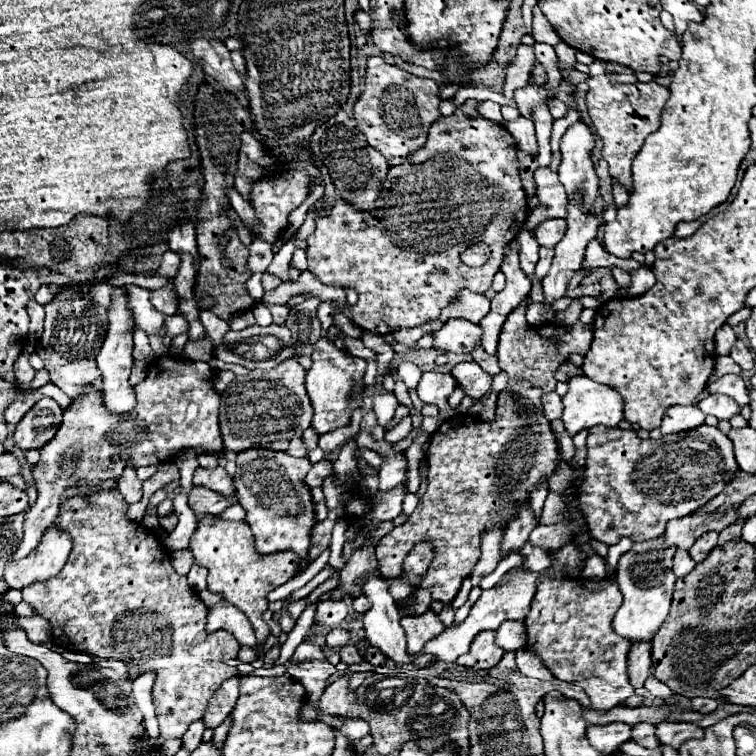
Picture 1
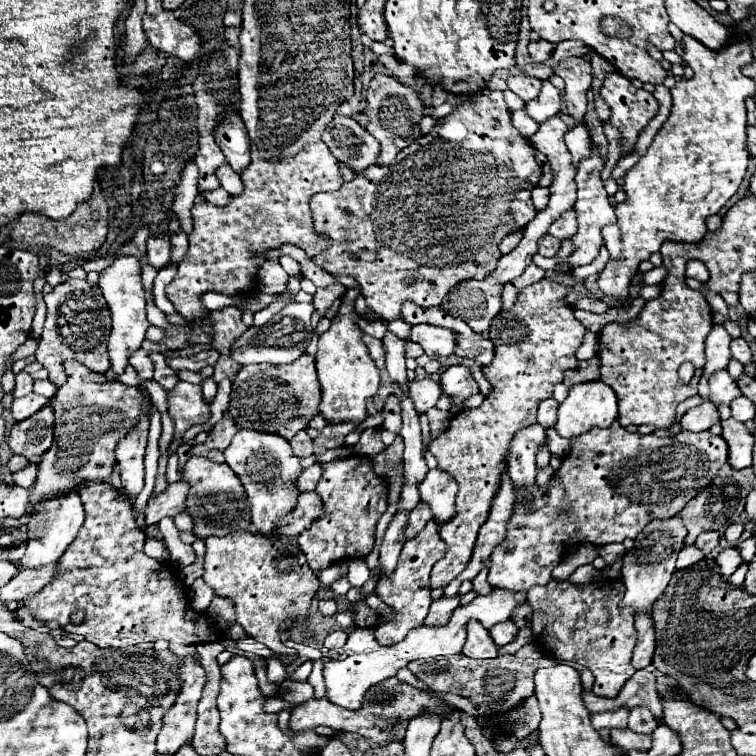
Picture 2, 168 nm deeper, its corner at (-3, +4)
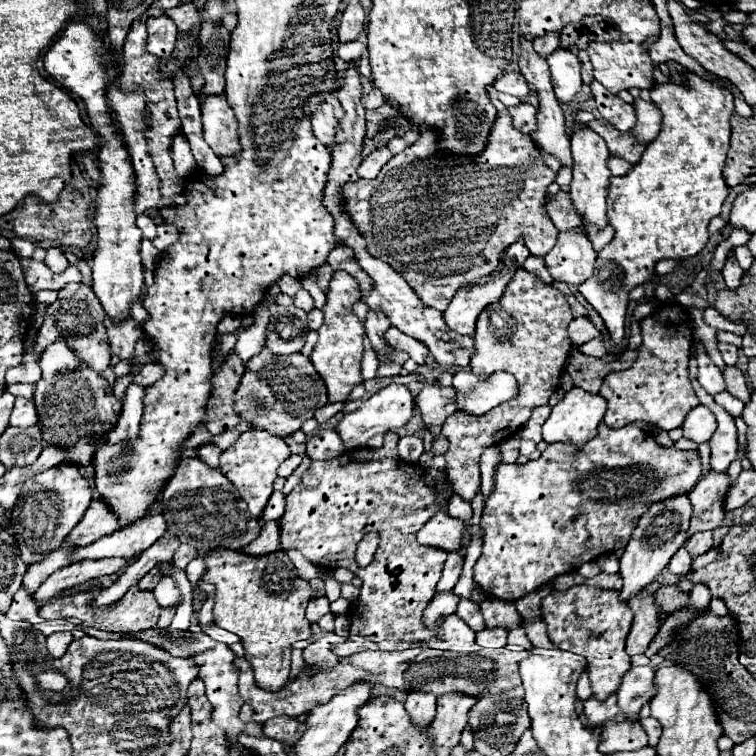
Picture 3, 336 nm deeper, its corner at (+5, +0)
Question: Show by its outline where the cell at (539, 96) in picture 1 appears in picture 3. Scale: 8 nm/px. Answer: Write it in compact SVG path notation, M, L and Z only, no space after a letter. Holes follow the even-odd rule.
M502 73L496 81L494 81L494 87L502 93L508 93L508 95L514 95L518 99L526 99L528 93L530 93L530 87L526 83L526 79L522 77L522 73Z

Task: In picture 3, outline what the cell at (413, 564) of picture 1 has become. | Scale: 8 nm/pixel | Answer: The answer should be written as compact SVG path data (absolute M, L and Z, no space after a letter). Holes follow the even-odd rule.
M388 431L384 435L382 449L356 449L356 451L346 451L346 455L340 455L330 461L312 461L310 469L302 475L302 481L288 495L288 507L280 517L282 549L284 551L296 549L310 563L324 569L346 567L356 577L362 579L360 601L352 603L350 611L354 613L348 615L350 637L346 639L346 643L332 647L332 651L338 657L350 657L362 651L406 649L406 647L412 647L412 641L424 641L428 647L452 649L458 653L476 653L480 651L480 645L476 643L476 633L456 614L444 619L444 625L440 627L438 633L432 633L422 625L420 615L424 613L428 601L436 593L434 589L440 579L448 553L444 549L420 545L416 541L416 533L420 531L420 527L432 517L432 513L436 513L436 501L434 501L432 489L428 489L424 483L424 469L418 463L406 463L398 457L398 451L396 451L398 439L400 437L394 431ZM370 531L378 533L380 545L376 549L372 563L366 569L360 569L354 561L356 545Z

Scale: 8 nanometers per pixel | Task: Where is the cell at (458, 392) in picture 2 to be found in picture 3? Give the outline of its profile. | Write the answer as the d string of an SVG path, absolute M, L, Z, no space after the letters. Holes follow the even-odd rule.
M440 383L426 385L420 395L416 395L418 411L422 413L424 425L436 435L440 435L440 427L448 415L458 411L458 393L454 387L442 387Z

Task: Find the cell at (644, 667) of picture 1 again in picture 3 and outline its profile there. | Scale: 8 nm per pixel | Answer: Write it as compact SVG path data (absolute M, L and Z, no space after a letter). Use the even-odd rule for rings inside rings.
M640 593L640 597L632 597L632 601L628 601L628 607L634 613L634 621L626 641L626 653L634 657L642 655L648 649L650 641L656 637L660 629L660 615L656 613L652 593Z

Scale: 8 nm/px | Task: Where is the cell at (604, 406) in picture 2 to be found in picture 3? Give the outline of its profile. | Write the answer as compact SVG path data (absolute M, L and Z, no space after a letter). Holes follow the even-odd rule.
M570 389L564 399L552 407L550 417L542 427L542 437L548 443L564 441L574 445L584 445L584 441L596 437L598 425L606 413L608 401L598 393L588 393L584 389Z

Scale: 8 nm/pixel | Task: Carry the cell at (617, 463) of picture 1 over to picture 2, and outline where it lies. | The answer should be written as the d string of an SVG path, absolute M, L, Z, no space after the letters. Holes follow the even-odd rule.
M614 421L610 427L606 429L600 429L600 427L594 427L590 429L588 433L584 435L578 435L570 441L570 453L564 457L562 465L554 471L550 483L546 485L546 489L538 487L538 485L532 485L528 487L526 491L532 493L532 505L526 503L526 497L524 495L516 495L514 499L514 511L512 511L512 517L508 519L508 527L506 527L506 537L504 541L492 551L492 571L488 575L488 583L492 587L498 587L498 589L508 589L508 591L528 591L530 587L534 585L546 585L550 581L550 573L554 571L554 567L558 563L562 563L564 555L568 555L570 549L576 549L578 545L594 545L594 547L602 547L602 545L608 545L608 543L622 543L624 539L634 539L652 519L666 519L666 517L672 517L676 513L680 513L680 509L690 501L694 499L704 487L710 485L710 481L716 477L718 469L728 461L728 445L726 441L720 437L720 435L714 435L710 431L702 431L702 433L688 433L688 431L682 431L678 433L676 437L657 437L655 434L642 435L638 432L628 433L624 427L620 427L618 421Z

